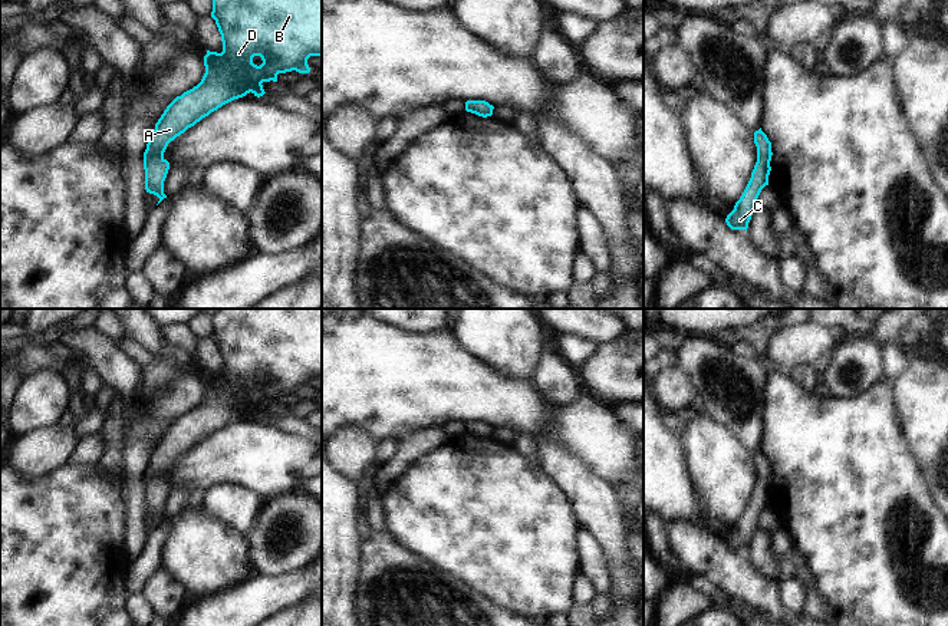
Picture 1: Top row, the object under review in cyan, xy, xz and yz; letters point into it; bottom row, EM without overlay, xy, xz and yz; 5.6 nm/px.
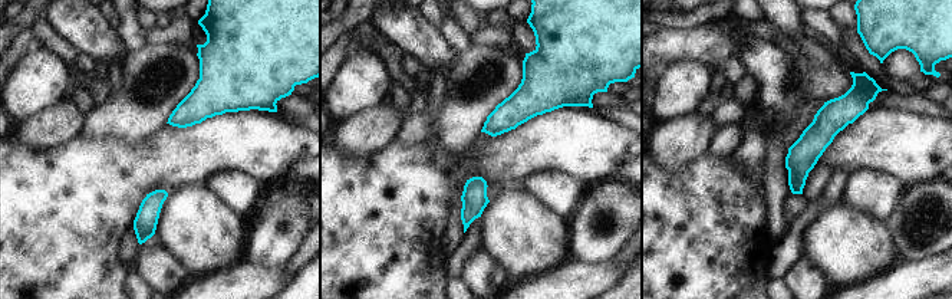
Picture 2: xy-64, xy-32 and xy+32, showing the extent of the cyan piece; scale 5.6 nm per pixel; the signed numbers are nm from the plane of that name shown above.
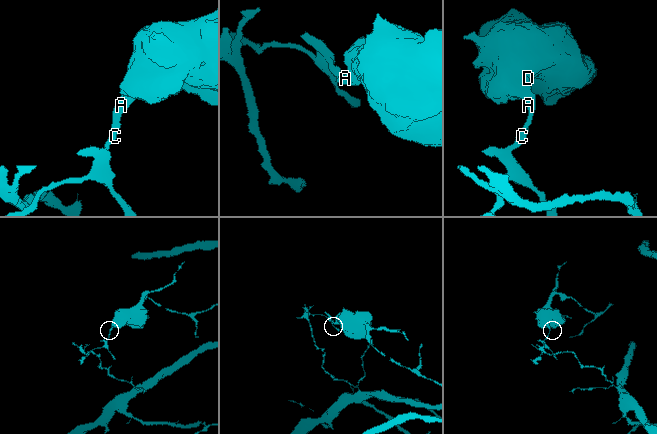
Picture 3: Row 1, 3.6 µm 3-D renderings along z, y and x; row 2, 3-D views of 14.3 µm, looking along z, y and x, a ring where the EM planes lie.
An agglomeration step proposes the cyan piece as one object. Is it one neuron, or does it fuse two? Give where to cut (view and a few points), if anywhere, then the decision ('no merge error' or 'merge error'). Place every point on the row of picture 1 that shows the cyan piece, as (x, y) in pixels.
no cut; no merge error

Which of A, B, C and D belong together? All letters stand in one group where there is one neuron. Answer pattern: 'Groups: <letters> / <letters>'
Groups: A B C D.

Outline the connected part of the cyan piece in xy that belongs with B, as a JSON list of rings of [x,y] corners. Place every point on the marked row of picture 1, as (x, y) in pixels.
[[[213,0],[211,17],[221,34],[223,52],[207,50],[201,82],[167,106],[144,152],[145,190],[159,198],[158,204],[167,198],[164,181],[169,162],[164,152],[171,141],[234,99],[250,92],[263,96],[261,83],[277,82],[279,73],[309,73],[307,59],[322,56],[322,0]]]

